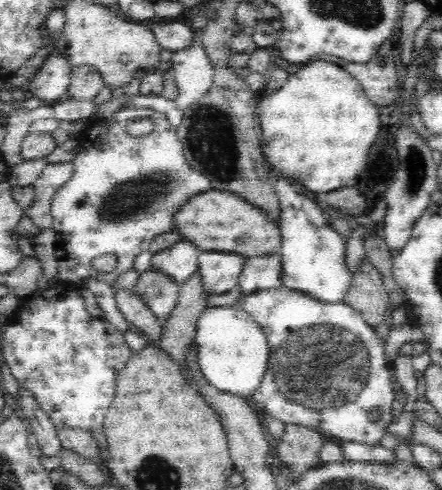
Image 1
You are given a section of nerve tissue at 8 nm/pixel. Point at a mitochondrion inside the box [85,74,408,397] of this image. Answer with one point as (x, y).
(213, 143)

